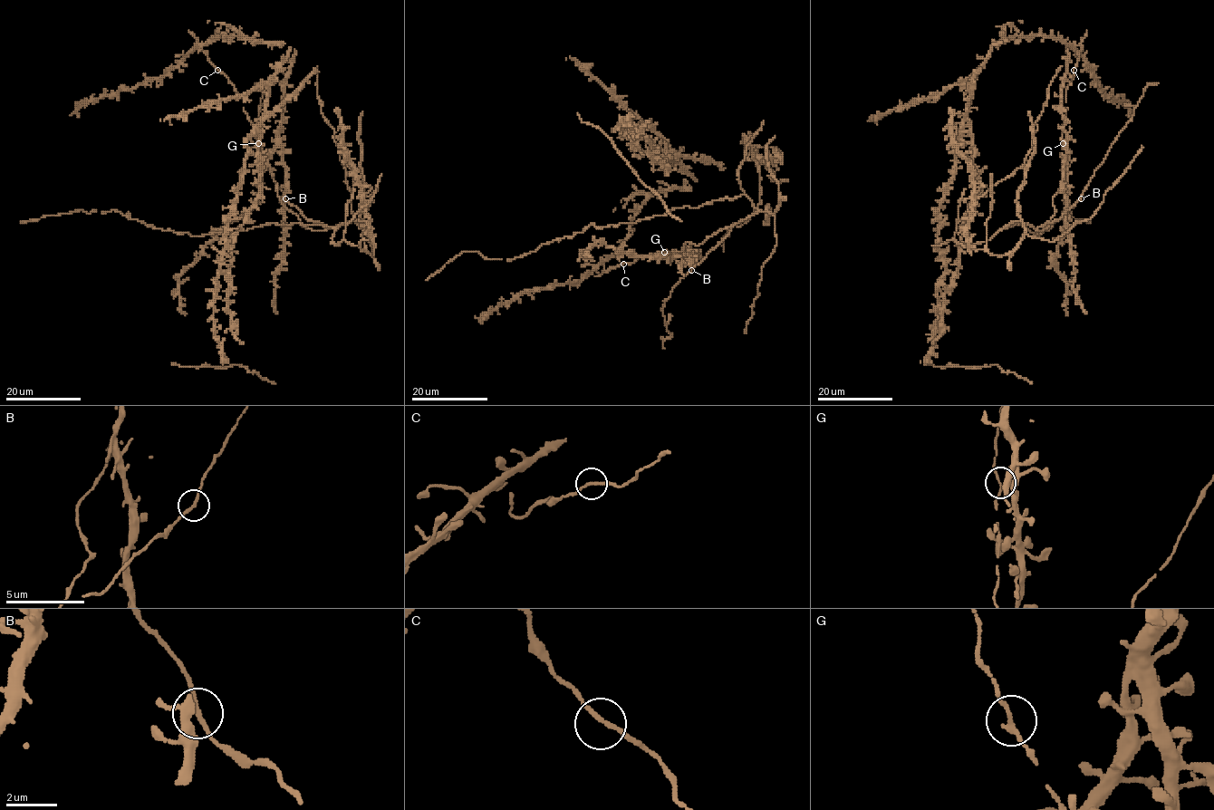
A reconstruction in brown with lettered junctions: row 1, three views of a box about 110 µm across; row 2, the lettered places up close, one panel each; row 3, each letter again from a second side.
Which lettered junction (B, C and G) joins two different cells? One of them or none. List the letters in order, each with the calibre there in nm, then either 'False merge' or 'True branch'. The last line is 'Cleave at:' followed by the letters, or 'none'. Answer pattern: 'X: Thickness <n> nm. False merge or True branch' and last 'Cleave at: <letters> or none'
B: Thickness 160 nm. True branch
C: Thickness 160 nm. True branch
G: Thickness 170 nm. True branch
Cleave at: none

